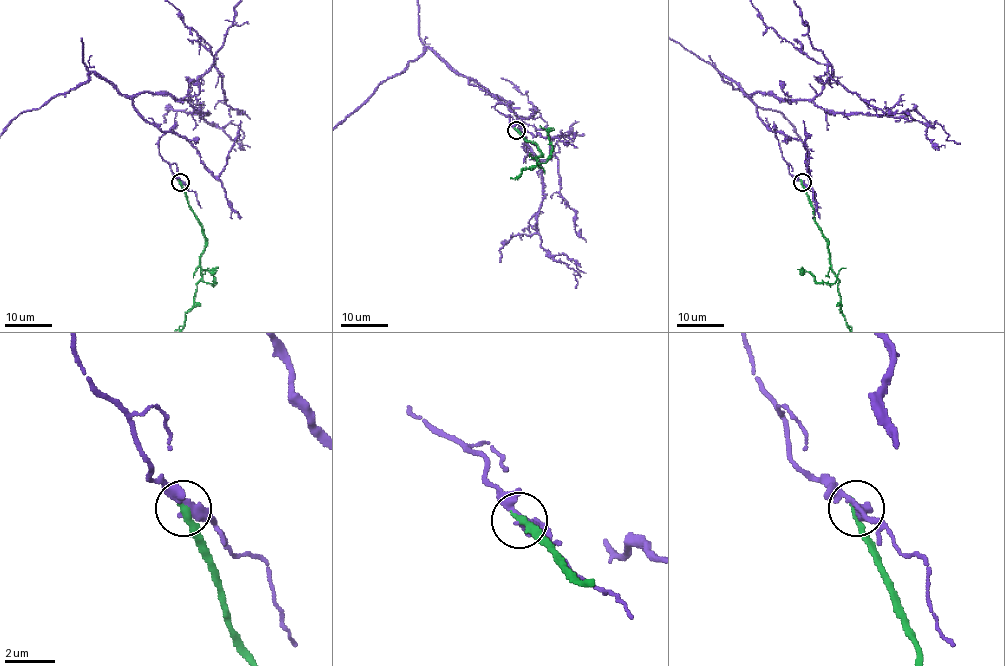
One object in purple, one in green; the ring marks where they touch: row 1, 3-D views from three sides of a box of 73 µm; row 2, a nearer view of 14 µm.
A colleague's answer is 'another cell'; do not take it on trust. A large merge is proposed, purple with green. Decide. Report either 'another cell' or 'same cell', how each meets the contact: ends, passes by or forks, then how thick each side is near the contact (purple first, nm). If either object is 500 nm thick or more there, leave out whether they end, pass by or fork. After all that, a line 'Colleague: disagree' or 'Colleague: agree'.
another cell; purple passes by; green ends there; 340 nm thick on the purple side, 300 nm on the other
Colleague: agree

